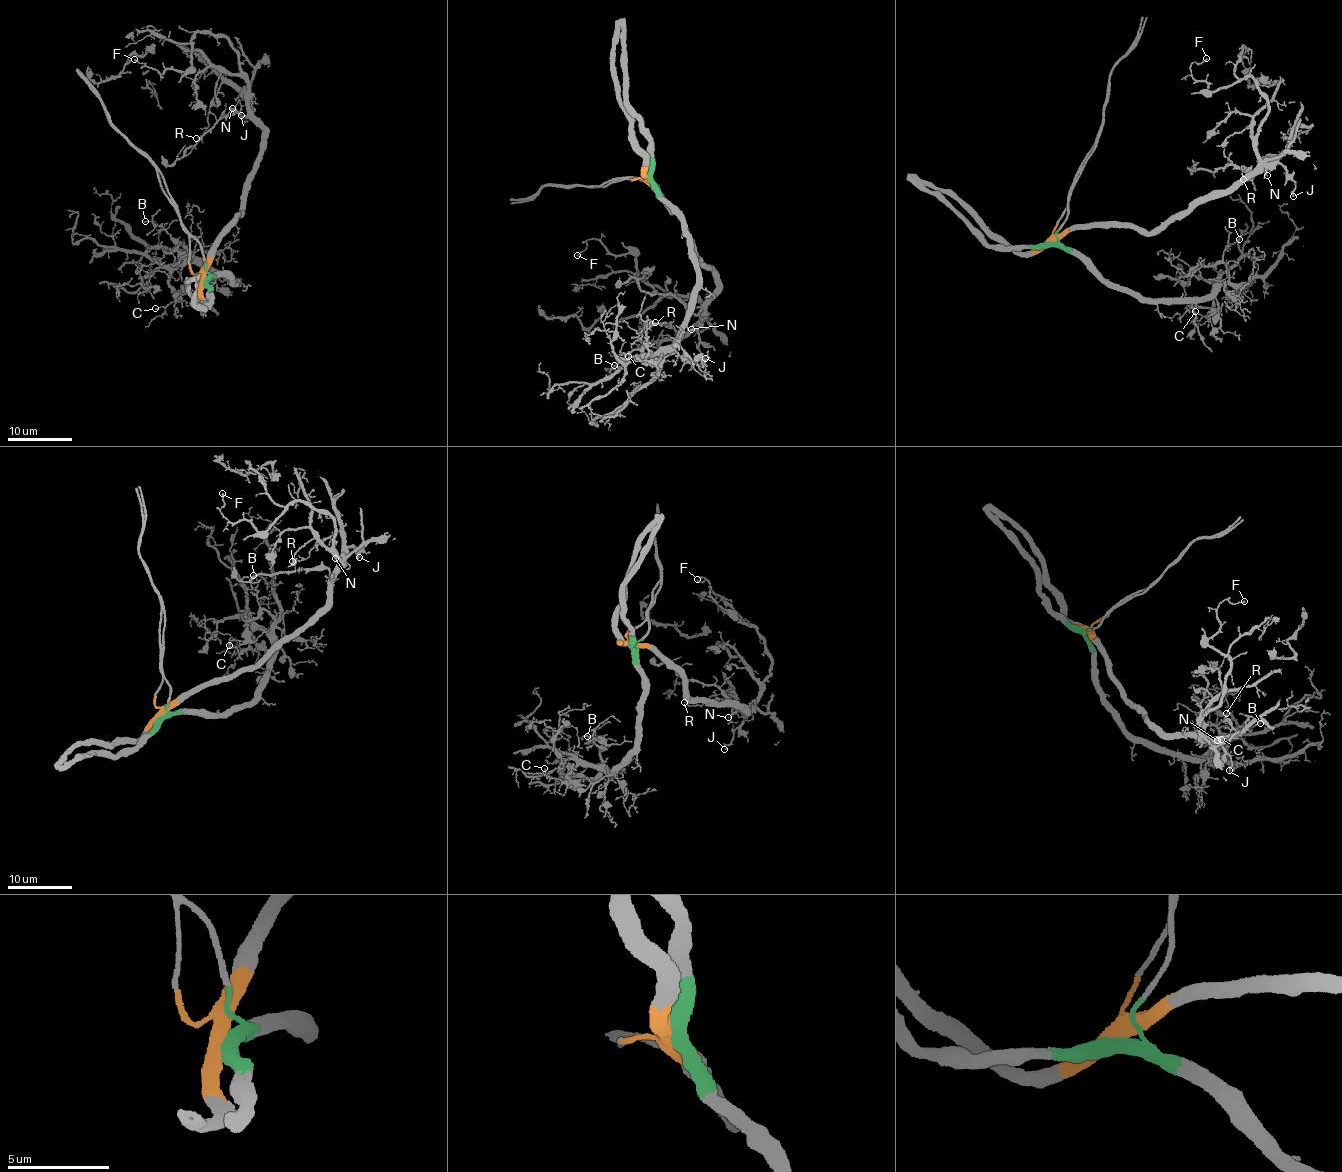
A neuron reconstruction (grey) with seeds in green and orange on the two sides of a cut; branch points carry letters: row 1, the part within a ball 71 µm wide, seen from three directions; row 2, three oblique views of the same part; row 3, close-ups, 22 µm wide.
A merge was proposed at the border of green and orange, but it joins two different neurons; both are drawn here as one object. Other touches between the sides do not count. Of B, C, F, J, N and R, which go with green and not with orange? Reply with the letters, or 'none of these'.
B, C

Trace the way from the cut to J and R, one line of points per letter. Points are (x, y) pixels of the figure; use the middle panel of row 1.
J: (648, 177), (680, 218), (696, 262), (717, 282), (697, 333), (704, 358)
R: (648, 177), (680, 218), (696, 262), (717, 282), (705, 314), (682, 336), (655, 322)

